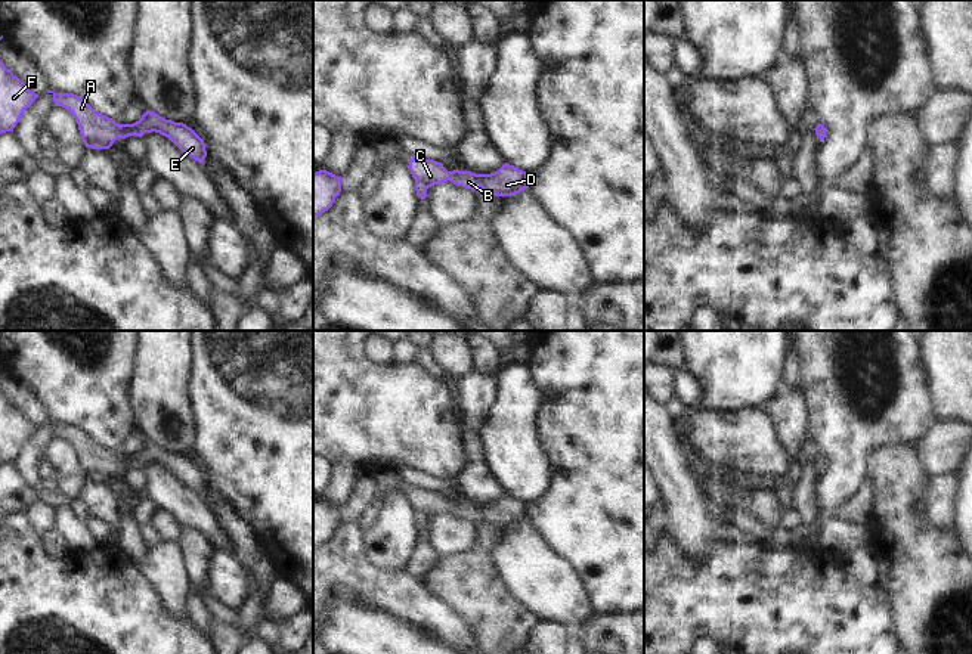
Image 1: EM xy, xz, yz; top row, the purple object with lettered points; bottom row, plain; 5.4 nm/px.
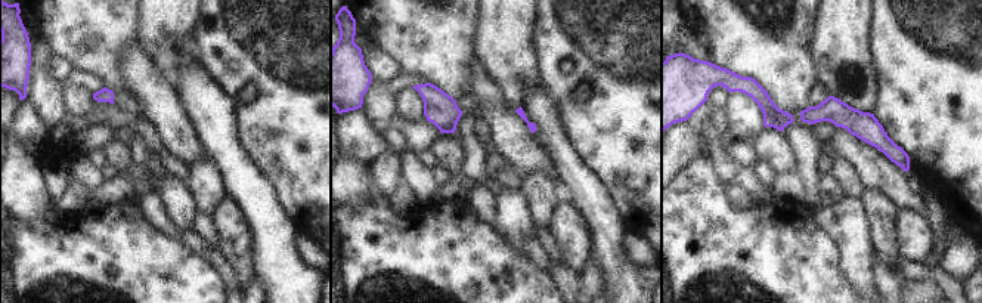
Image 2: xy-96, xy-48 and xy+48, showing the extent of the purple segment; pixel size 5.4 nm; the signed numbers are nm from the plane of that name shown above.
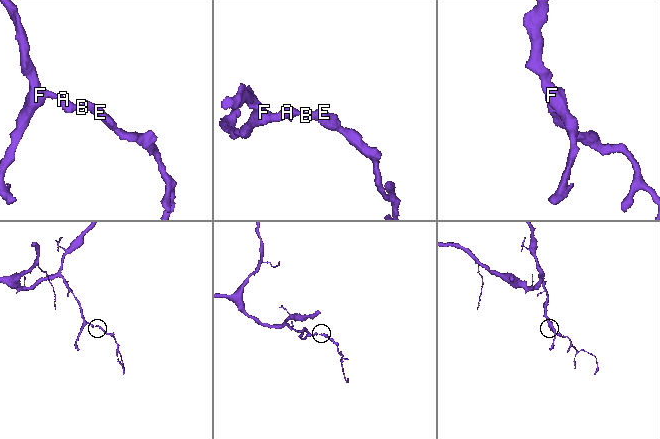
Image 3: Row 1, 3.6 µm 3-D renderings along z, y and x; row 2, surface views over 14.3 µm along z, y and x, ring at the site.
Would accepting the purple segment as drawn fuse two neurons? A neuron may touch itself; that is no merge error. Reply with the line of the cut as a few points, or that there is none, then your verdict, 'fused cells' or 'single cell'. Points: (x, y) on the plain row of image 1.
no cut; single cell

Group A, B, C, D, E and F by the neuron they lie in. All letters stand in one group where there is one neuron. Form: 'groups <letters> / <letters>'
groups A B C D E F

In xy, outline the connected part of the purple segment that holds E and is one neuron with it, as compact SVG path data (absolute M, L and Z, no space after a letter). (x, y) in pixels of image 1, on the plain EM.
M52 421L47 424L53 425L55 437L62 437L72 444L86 478L109 480L118 468L142 468L145 464L155 462L168 468L182 483L199 495L202 495L207 487L204 471L183 453L174 453L152 441L146 441L139 452L120 456L112 449L96 443L74 424L55 424Z

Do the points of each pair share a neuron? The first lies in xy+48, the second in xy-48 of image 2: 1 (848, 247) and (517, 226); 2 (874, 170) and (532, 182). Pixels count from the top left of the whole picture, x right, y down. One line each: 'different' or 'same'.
1: same
2: different

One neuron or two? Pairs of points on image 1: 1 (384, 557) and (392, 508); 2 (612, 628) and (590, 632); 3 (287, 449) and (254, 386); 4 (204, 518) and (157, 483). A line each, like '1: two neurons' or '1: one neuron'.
1: one neuron
2: one neuron
3: one neuron
4: one neuron

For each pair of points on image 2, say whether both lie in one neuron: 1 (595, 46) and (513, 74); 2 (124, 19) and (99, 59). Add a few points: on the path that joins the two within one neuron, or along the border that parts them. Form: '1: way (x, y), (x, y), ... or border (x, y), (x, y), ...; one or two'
1: border (533, 31), (533, 50), (541, 82); two
2: way (114, 30), (99, 45), (99, 49); one

